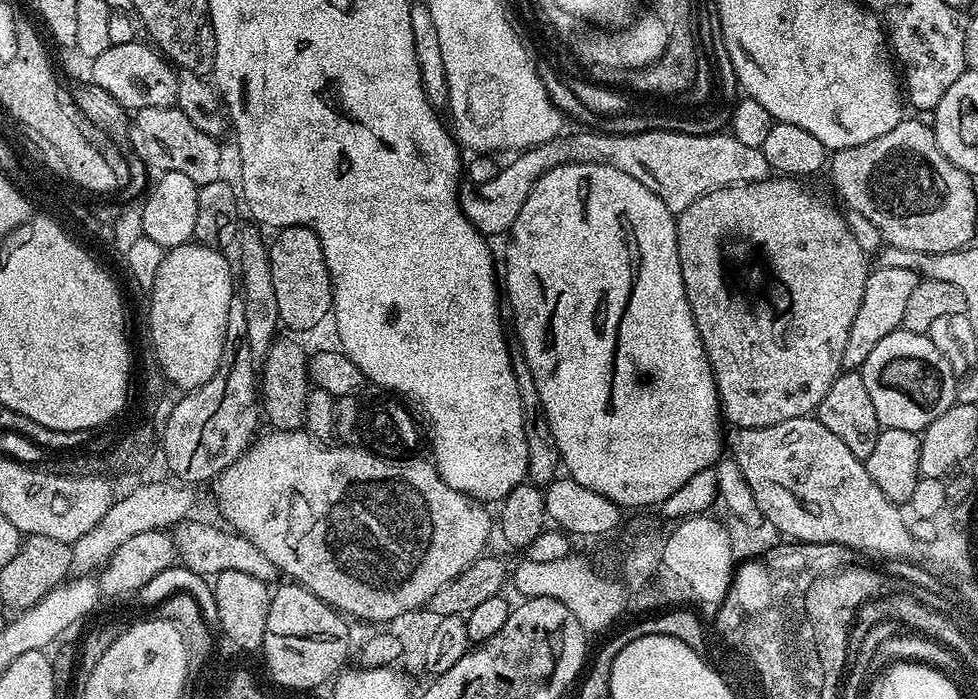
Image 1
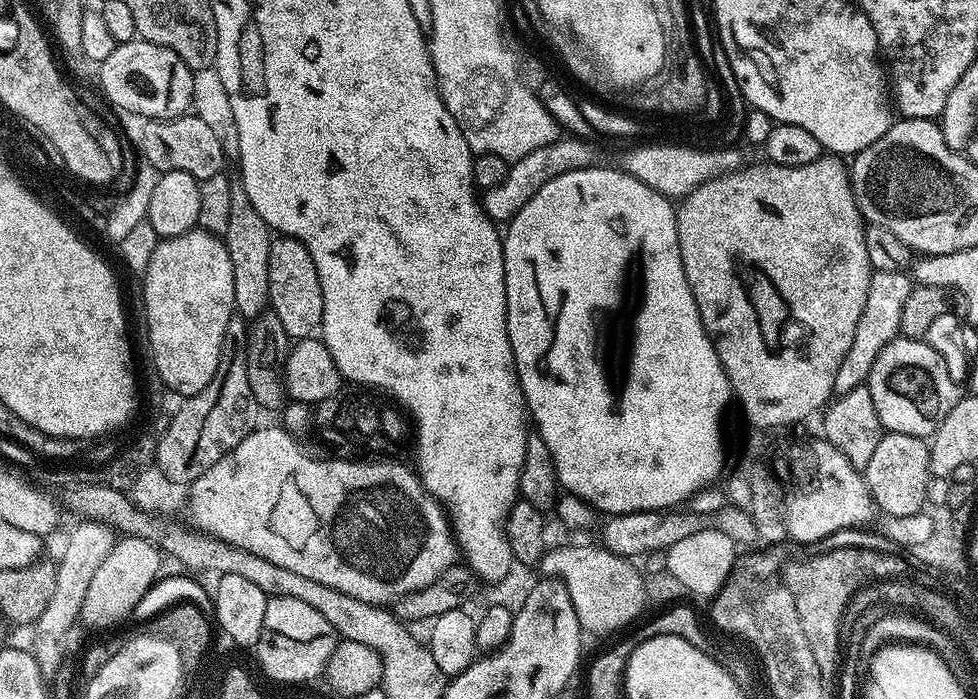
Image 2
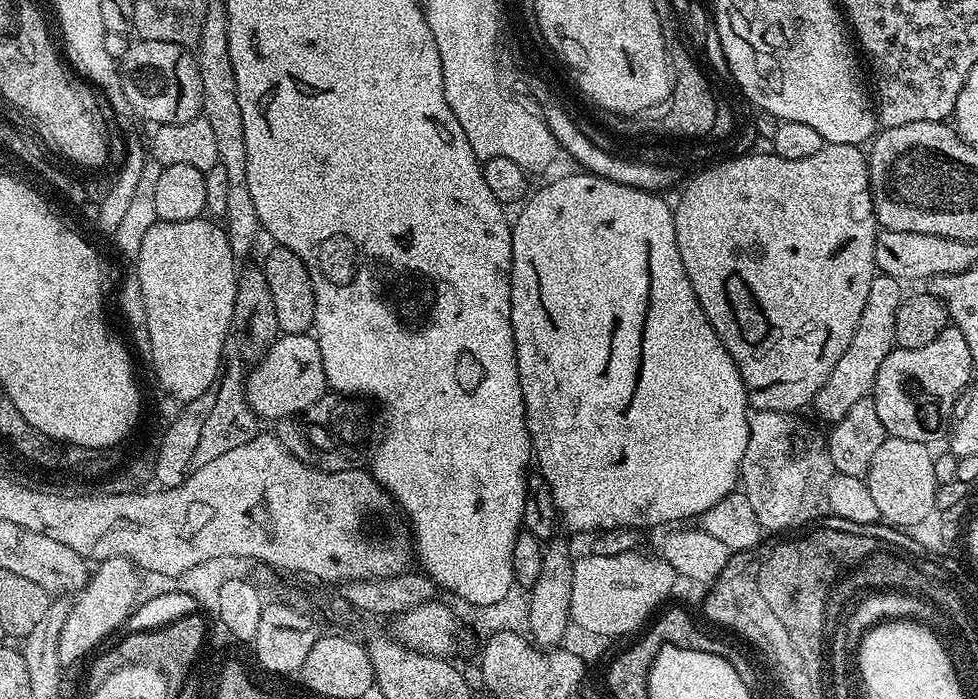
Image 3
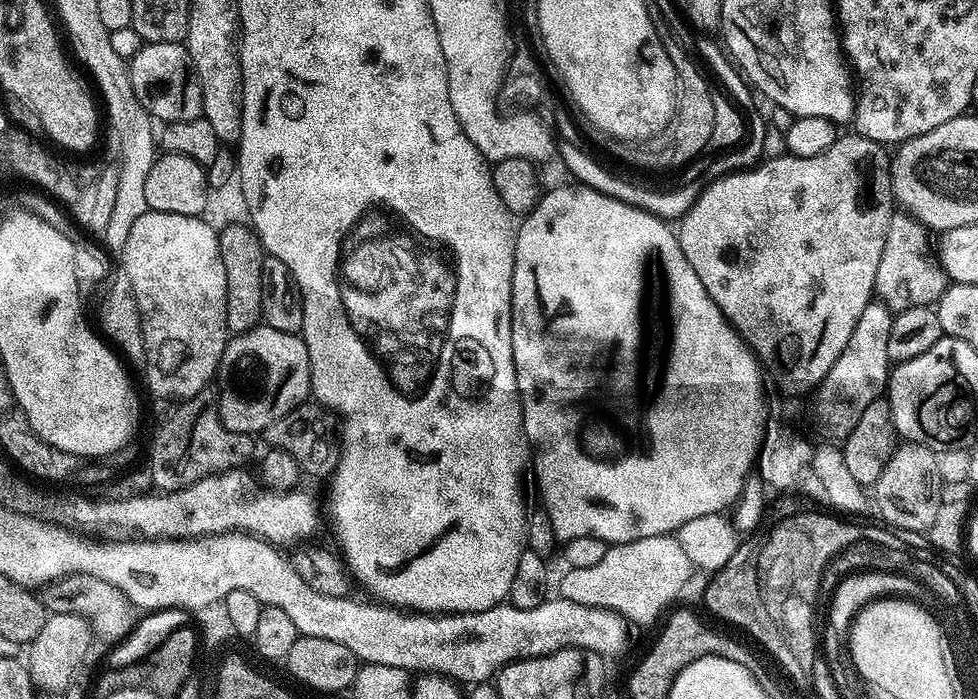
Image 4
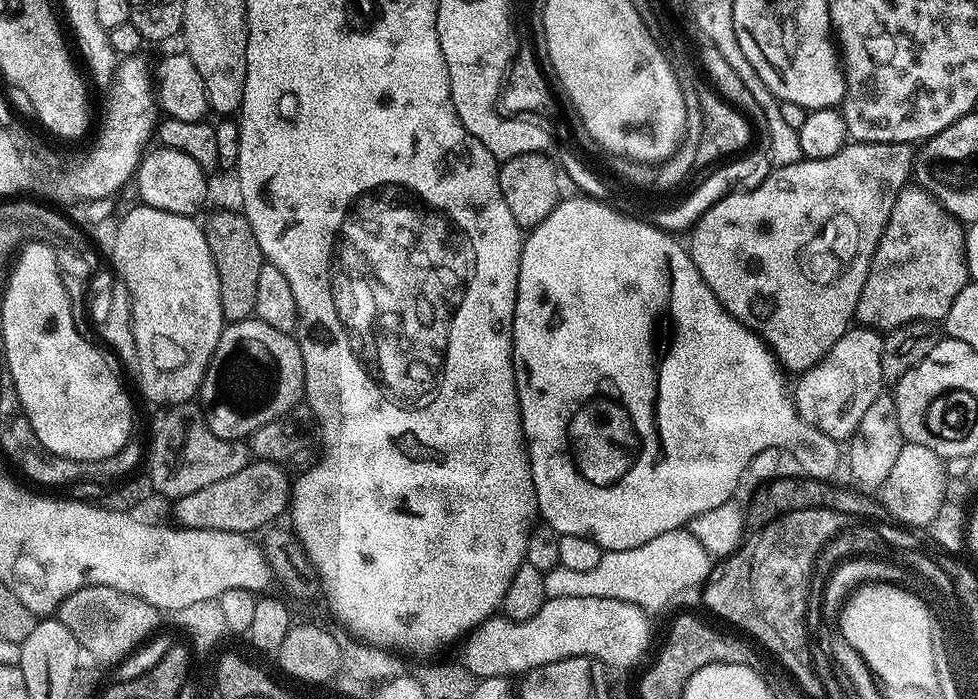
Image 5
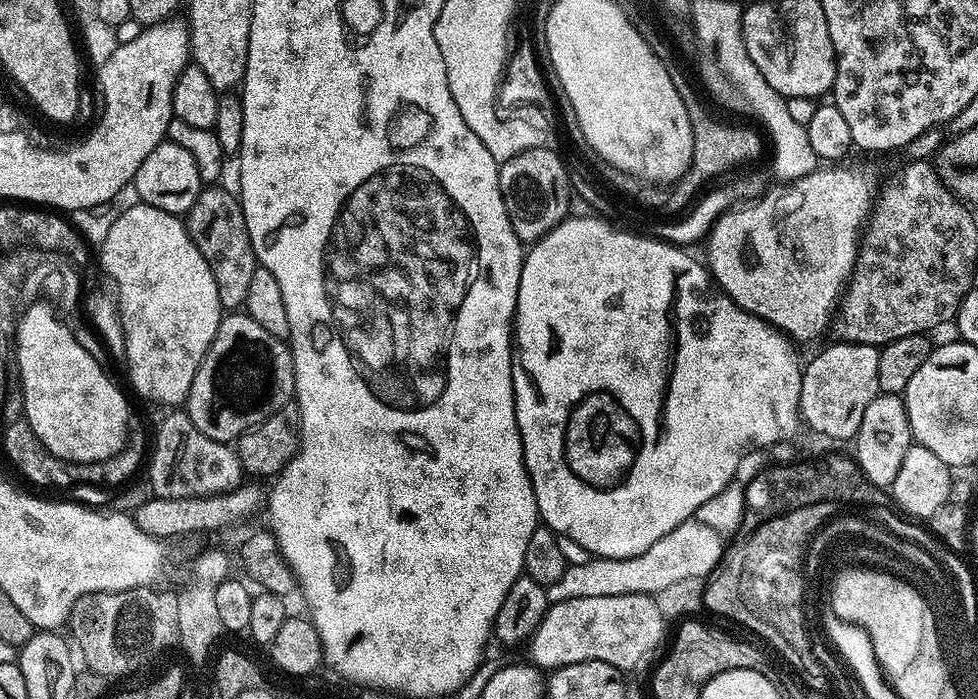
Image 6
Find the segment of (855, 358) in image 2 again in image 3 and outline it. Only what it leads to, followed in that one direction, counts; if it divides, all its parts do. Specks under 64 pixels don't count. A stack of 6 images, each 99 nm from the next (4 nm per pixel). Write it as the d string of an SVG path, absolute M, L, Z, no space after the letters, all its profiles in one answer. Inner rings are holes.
M877 274L870 282L870 294L866 294L866 306L862 306L862 318L858 318L858 330L854 330L854 338L850 338L850 346L834 370L830 370L830 378L818 390L811 402L811 407L825 420L828 426L834 425L858 402L858 398L869 395L878 378L878 369L886 362L886 354L890 354L896 343L894 338L894 318L898 318L898 306L902 299L901 281L893 276Z

